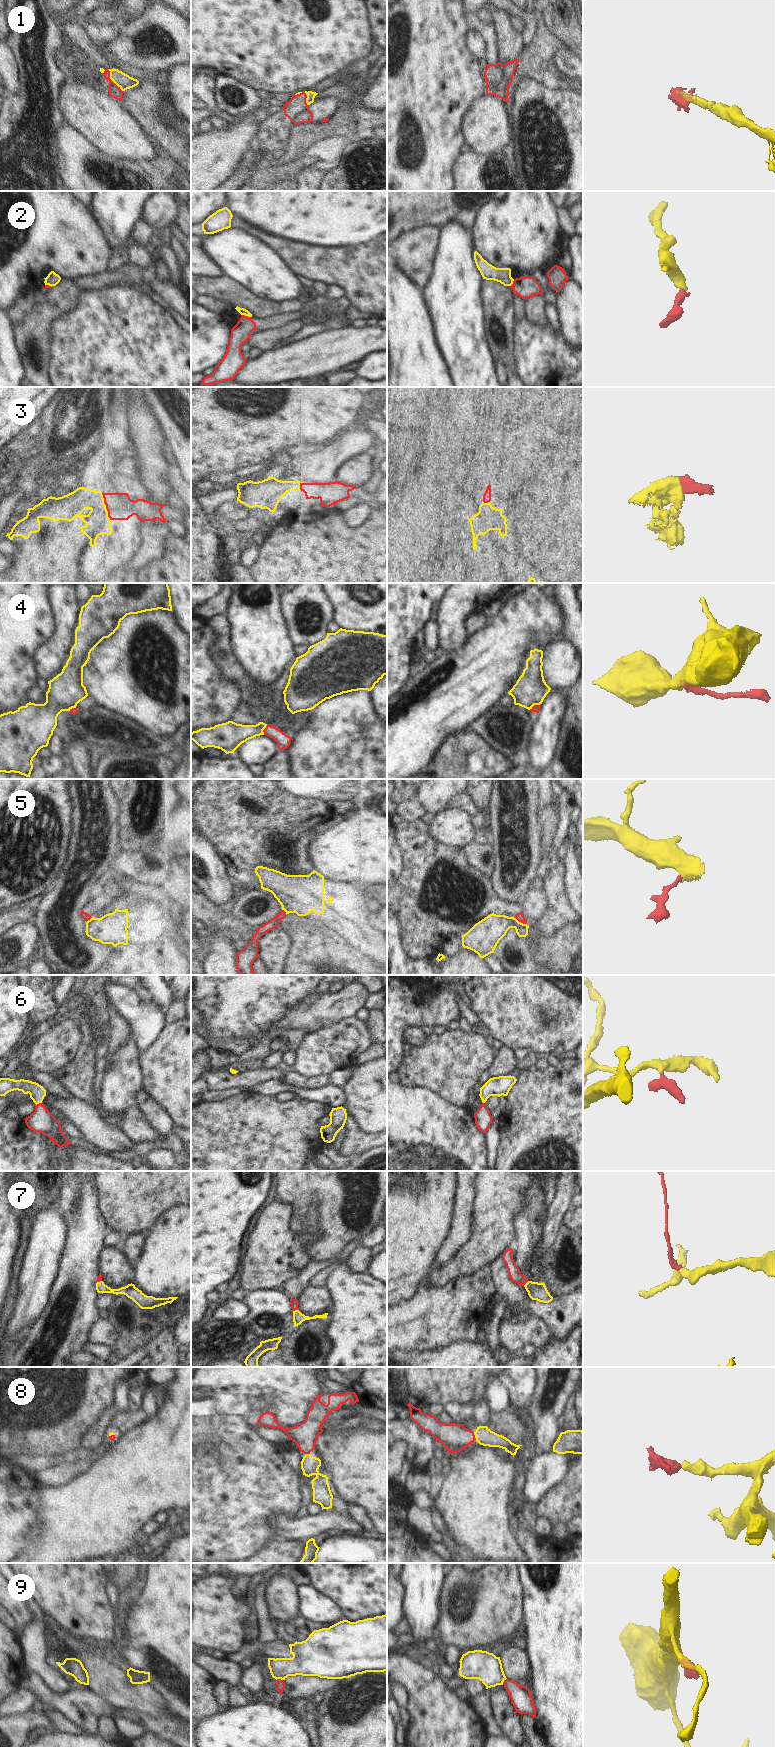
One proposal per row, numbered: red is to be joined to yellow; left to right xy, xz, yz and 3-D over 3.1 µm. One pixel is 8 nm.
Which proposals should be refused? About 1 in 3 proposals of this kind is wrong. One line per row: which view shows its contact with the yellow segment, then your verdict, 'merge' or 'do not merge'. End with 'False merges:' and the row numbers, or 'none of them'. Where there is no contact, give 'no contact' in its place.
1: contact in xy; merge
2: contact in xz; do not merge
3: contact in xy; merge
4: contact in yz; do not merge
5: contact in yz; do not merge
6: contact in xy; merge
7: contact in xz; merge
8: contact in yz; merge
9: contact in yz; merge
False merges: 2, 4, 5

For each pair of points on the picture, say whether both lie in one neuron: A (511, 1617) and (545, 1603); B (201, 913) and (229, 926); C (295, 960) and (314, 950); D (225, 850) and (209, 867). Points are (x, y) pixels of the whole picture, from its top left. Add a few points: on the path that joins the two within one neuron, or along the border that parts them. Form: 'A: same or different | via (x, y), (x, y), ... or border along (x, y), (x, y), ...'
A: different | border along (523, 1588), (523, 1621), (521, 1624)
B: same | via (208, 913), (222, 920)
C: same | via (300, 960), (309, 952)
D: different | border along (205, 837), (215, 848), (225, 872), (230, 877)

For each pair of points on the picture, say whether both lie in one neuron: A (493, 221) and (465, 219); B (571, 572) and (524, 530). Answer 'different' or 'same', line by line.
A: different
B: same

